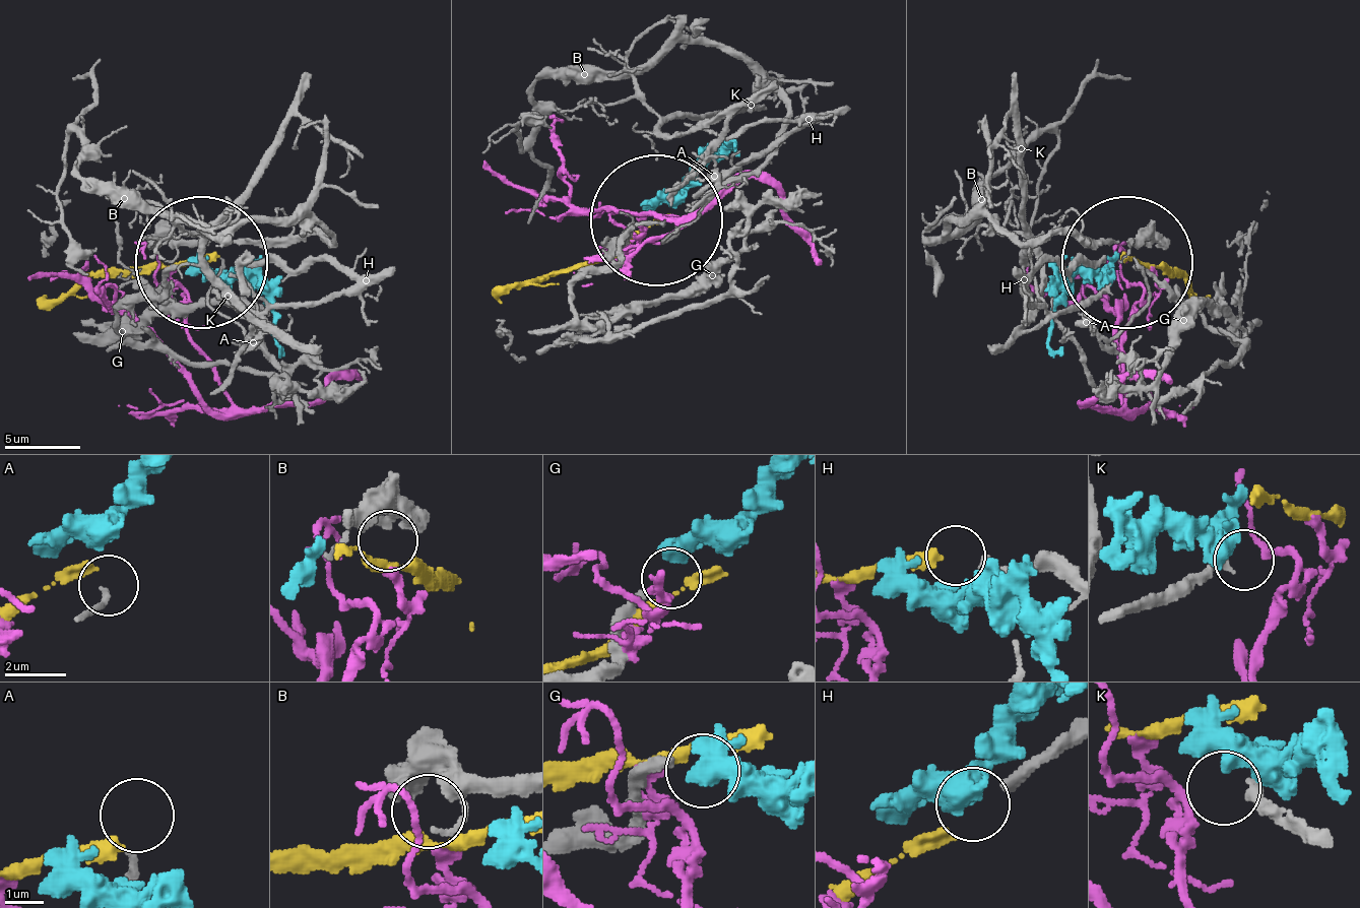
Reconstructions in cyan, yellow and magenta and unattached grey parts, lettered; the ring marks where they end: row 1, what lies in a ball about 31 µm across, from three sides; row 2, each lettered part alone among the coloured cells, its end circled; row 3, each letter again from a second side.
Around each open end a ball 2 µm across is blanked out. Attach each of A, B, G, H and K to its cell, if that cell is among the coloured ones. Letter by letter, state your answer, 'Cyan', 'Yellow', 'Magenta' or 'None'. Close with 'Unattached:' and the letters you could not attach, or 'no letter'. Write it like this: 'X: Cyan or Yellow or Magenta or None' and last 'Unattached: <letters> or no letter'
A: None
B: None
G: Cyan
H: Yellow
K: None
Unattached: A, B, K

